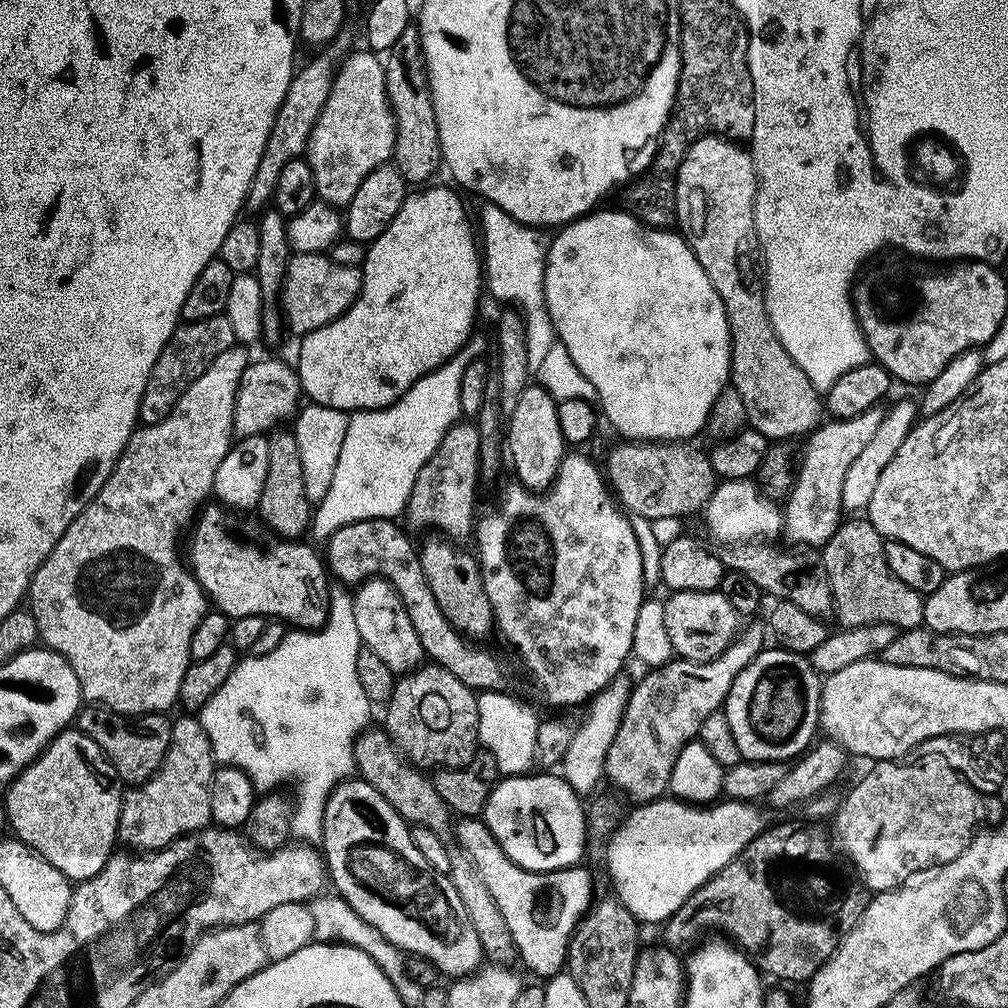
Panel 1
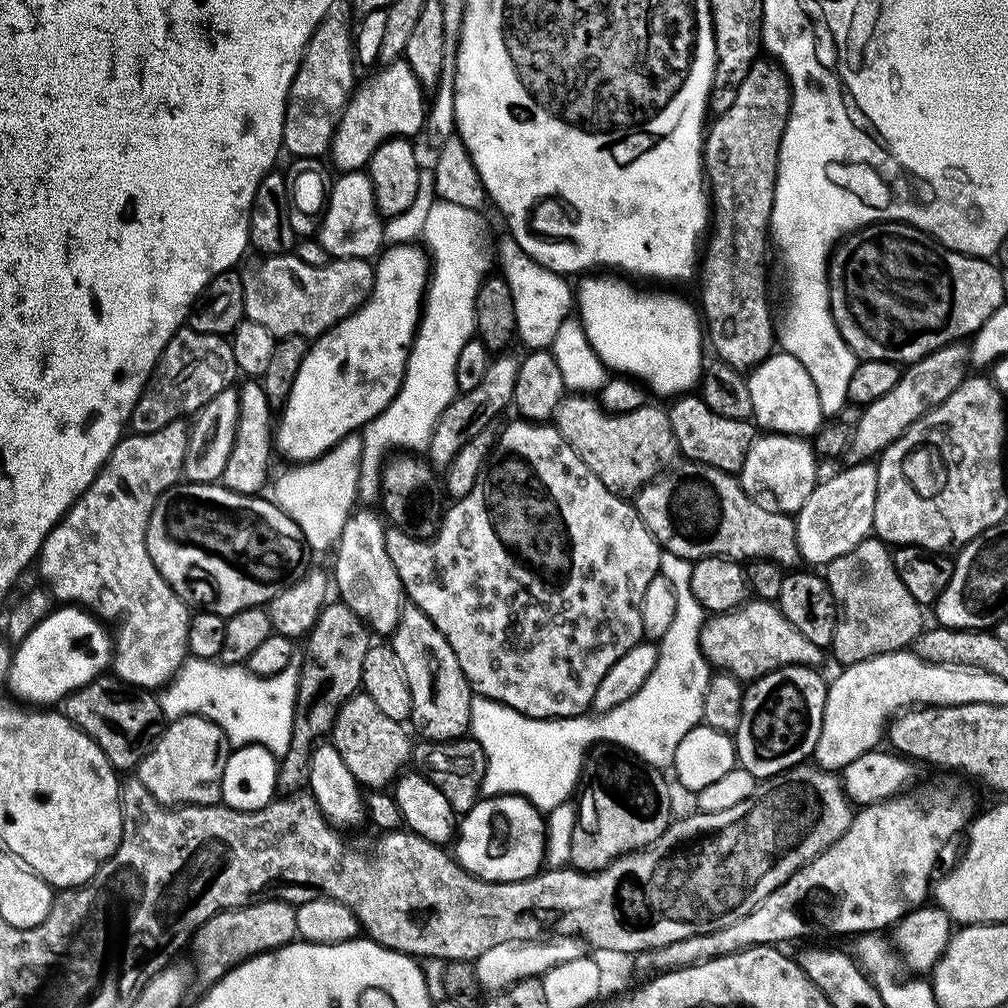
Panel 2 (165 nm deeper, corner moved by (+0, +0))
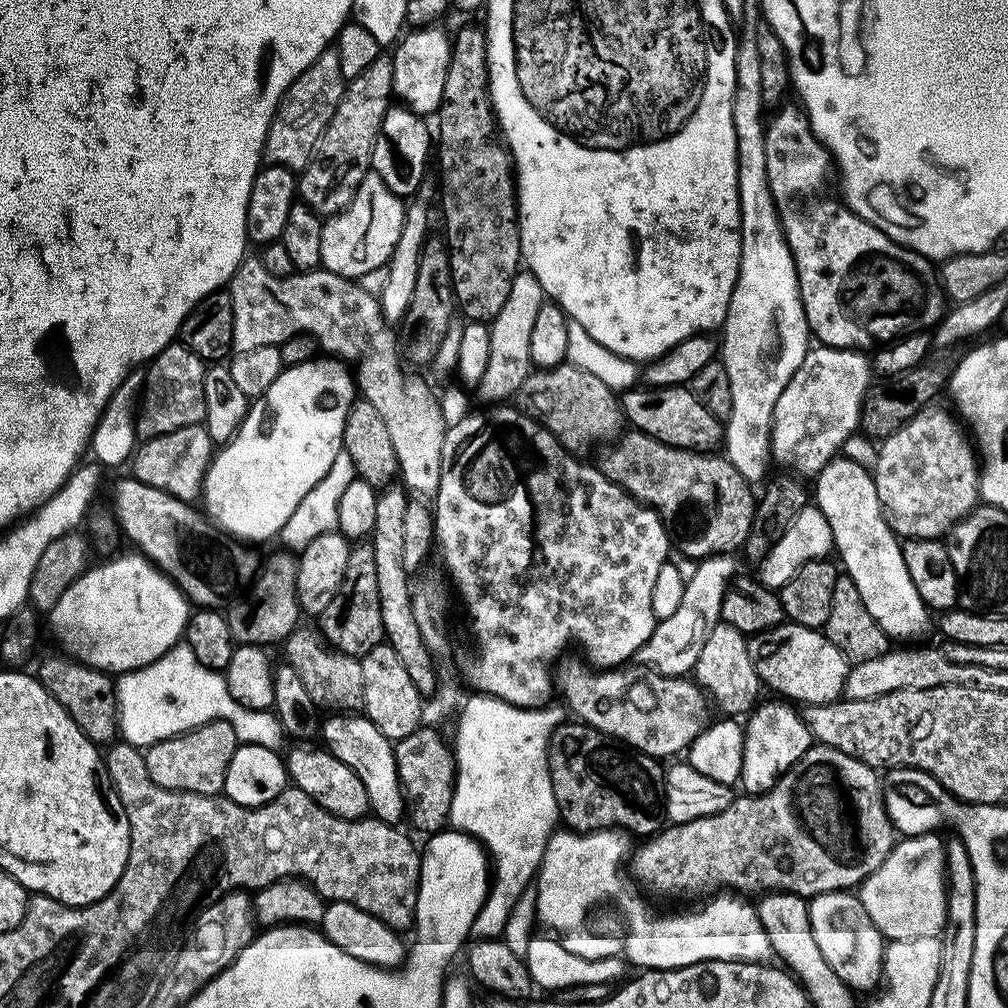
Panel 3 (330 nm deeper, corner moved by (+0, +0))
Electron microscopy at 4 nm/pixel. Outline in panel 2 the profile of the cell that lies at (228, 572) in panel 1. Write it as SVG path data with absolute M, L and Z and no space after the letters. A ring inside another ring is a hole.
M177 482L158 497L154 510L148 519L146 550L150 554L150 562L154 562L158 574L162 574L162 578L172 587L174 594L178 594L178 598L182 598L185 604L191 606L193 609L202 612L213 612L214 614L227 618L247 608L258 608L267 605L280 591L292 584L293 581L299 580L305 574L306 565L304 566L304 563L308 560L308 554L310 555L310 547L306 538L303 536L302 530L271 499L260 499L261 497L259 495L236 493L232 489L225 488L220 482Z

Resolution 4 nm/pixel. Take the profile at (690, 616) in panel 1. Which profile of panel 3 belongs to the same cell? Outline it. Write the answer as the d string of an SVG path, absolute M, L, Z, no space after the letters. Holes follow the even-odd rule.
M785 622L763 633L764 645L755 649L755 668L763 687L773 688L777 697L788 702L801 700L801 705L834 703L845 695L850 661L823 631L801 624Z

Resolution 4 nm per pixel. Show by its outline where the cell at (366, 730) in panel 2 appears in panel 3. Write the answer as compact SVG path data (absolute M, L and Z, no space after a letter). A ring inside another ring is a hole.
M298 626L284 642L287 663L294 666L301 675L310 696L323 705L326 703L332 706L352 706L355 702L357 705L358 699L363 697L365 684L360 660L330 646L319 629L312 630L305 626Z

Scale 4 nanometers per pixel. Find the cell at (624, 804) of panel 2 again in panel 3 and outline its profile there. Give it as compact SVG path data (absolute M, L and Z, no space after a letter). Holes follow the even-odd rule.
M561 722L556 727L555 732L552 733L552 739L548 742L548 769L552 774L552 789L554 790L554 796L556 798L556 804L558 807L558 816L561 821L564 820L569 829L574 832L602 832L605 830L623 830L633 837L640 836L639 838L651 838L656 835L665 827L666 817L668 811L664 805L664 778L666 775L666 768L657 757L648 756L644 752L640 752L636 748L629 748L627 742L614 738L610 734L606 734L602 730L592 728L588 724L582 724L579 722Z

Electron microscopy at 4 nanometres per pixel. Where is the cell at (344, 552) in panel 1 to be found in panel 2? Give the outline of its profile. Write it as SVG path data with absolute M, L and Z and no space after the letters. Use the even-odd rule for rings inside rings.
M523 418L515 419L504 429L499 429L496 445L492 447L488 462L478 474L470 494L455 501L451 505L453 508L443 513L435 536L421 538L405 532L403 528L388 526L384 529L384 545L386 554L390 554L390 562L394 562L394 570L398 570L407 603L418 606L418 610L422 610L422 614L426 614L426 618L430 618L430 622L442 630L475 695L496 700L535 720L565 720L571 716L583 716L591 709L595 691L602 678L606 677L606 672L628 650L645 639L642 598L646 594L646 586L650 586L650 581L660 571L662 549L654 534L646 530L646 522L642 522L636 513L635 503L606 490L606 486L598 482L594 470L590 470L590 466L578 458L576 451L568 445L566 438L562 438L557 428L548 422L533 423Z

